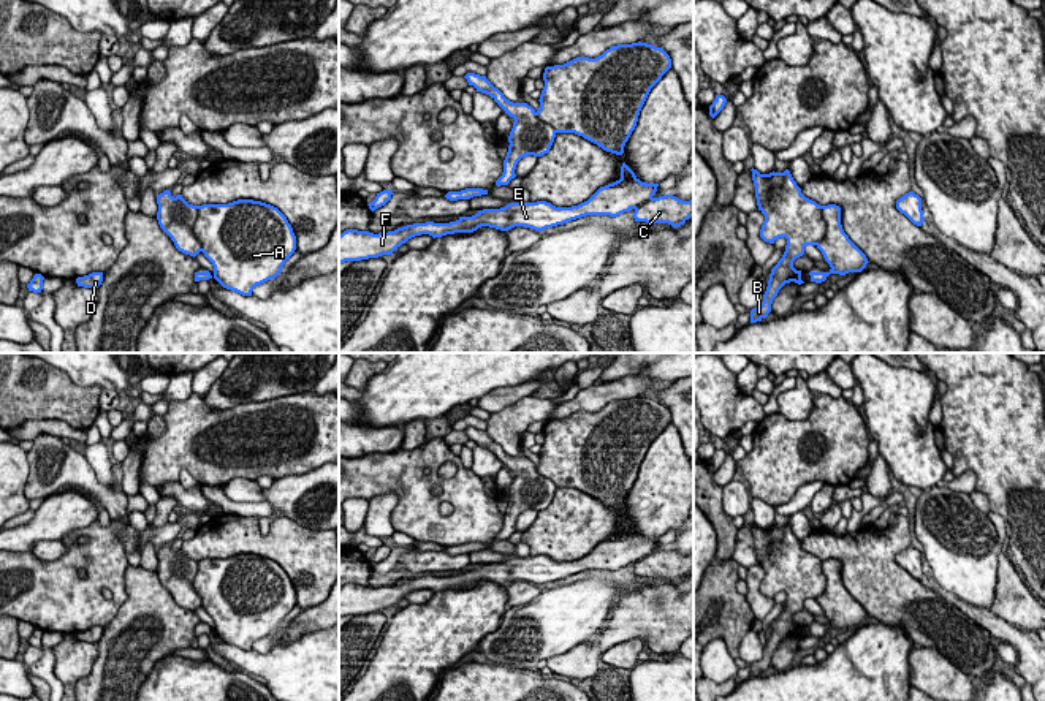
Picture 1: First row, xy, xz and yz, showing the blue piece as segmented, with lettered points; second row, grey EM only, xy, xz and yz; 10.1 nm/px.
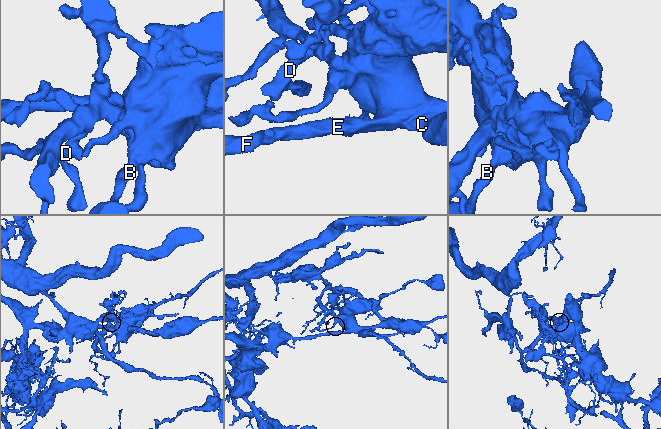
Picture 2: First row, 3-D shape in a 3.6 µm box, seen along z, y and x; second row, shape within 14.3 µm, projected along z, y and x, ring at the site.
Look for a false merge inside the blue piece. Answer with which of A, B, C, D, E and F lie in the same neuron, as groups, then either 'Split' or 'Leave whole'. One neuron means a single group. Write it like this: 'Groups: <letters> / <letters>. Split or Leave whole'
Groups: A B E F / C D. Split

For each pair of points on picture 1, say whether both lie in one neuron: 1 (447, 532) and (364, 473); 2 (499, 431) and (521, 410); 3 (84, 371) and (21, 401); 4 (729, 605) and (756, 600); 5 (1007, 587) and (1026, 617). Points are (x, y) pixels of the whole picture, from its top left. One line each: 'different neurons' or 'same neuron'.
1: same neuron
2: same neuron
3: different neurons
4: different neurons
5: same neuron

